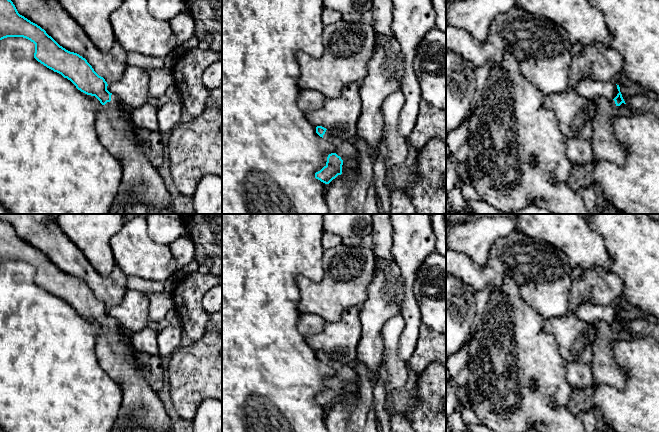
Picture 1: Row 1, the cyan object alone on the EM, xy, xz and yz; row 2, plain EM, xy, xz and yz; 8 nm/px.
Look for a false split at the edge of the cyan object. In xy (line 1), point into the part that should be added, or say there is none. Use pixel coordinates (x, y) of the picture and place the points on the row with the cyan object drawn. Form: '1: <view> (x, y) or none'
1: xy (142, 182)

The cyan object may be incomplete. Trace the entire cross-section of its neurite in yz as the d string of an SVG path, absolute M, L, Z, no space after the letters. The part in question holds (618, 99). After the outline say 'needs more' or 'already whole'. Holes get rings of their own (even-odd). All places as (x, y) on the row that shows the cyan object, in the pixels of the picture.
M619 85L617 89L619 93L613 100L599 97L594 101L593 136L590 142L594 161L610 161L623 166L627 153L613 133L612 122L618 116L630 116L633 111L625 103Z; needs more

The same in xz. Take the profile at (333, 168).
M322 126L316 127L316 133L335 147L335 152L328 155L326 165L315 173L316 179L329 184L338 175L356 168L358 151L352 141L334 136Z; needs more

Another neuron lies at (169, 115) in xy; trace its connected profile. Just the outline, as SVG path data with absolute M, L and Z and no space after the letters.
M168 102L158 108L157 118L159 133L164 134L172 131L180 122L183 121L184 116L183 106L180 103Z

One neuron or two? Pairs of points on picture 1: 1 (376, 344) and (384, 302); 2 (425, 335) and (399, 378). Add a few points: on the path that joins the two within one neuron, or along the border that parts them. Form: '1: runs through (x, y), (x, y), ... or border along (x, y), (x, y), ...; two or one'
1: runs through (375, 334), (375, 312); one
2: border along (406, 363), (411, 378); two

